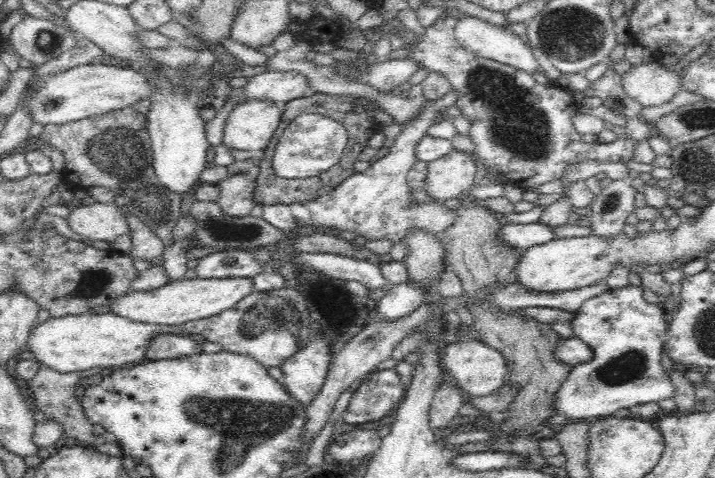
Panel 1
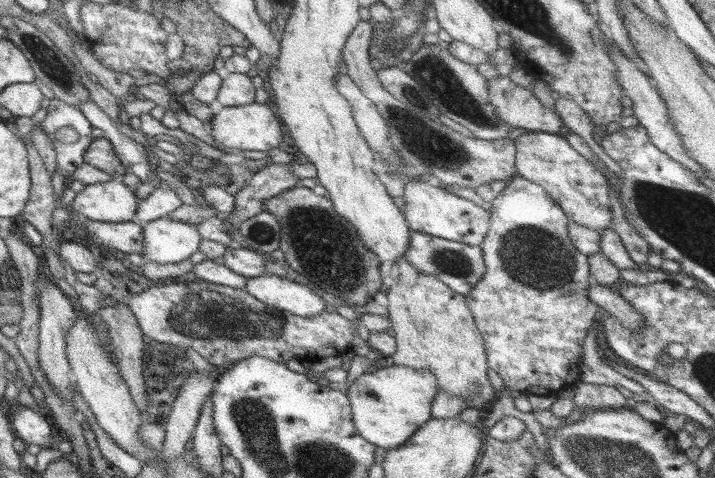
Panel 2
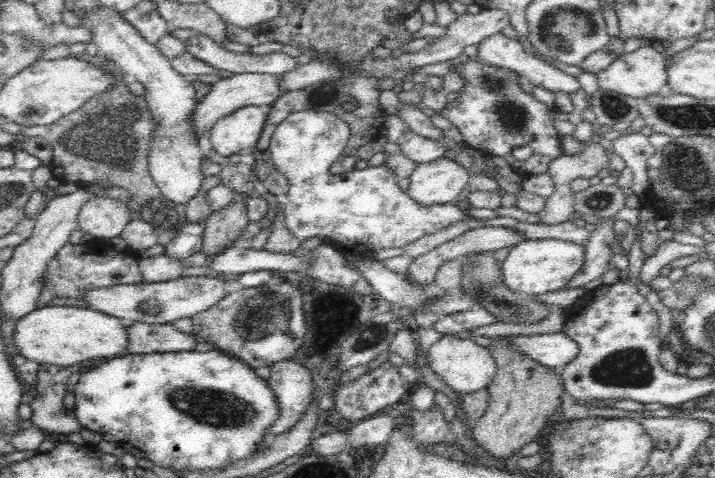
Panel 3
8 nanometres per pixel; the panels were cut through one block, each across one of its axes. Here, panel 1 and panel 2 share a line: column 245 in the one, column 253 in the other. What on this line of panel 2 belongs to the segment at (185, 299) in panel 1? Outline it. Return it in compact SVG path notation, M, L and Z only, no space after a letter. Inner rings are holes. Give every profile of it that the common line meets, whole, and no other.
M274 275L249 278L243 289L268 306L304 318L316 316L329 307L329 304L314 294L314 290Z

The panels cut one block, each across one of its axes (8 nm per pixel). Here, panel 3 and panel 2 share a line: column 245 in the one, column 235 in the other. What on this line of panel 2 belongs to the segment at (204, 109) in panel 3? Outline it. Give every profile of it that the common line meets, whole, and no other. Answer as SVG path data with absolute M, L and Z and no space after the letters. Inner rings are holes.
M230 73L222 79L216 100L222 106L244 106L255 102L256 88L247 74Z

